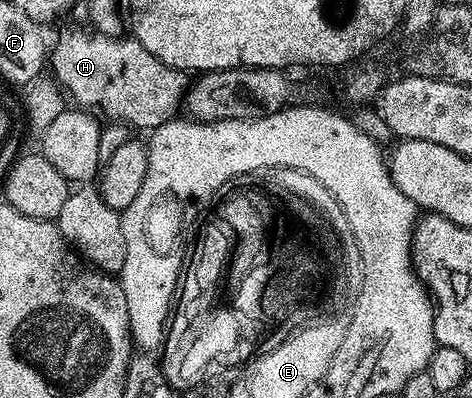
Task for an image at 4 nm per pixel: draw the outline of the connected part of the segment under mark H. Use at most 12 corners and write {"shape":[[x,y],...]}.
{"shape":[[65,31],[52,78],[78,108],[159,128],[186,72],[135,38]]}

